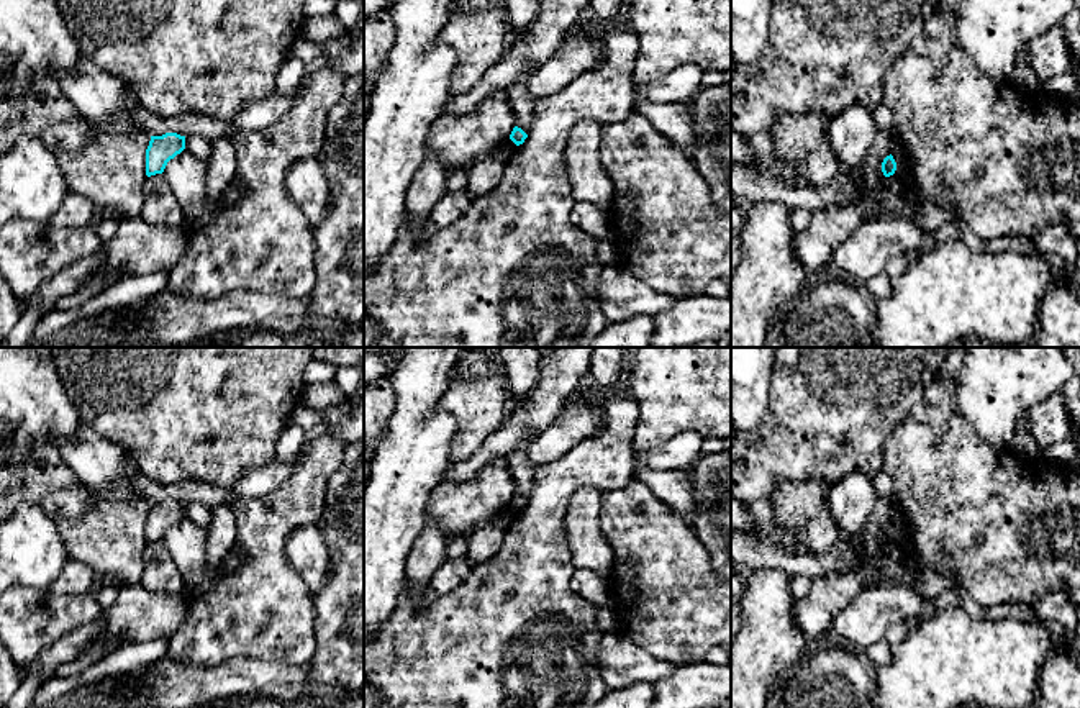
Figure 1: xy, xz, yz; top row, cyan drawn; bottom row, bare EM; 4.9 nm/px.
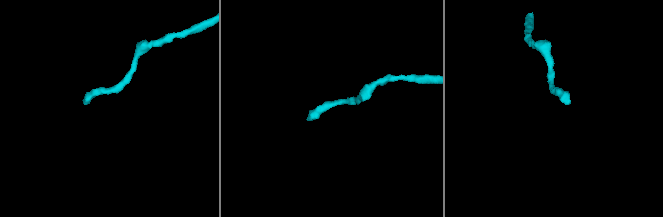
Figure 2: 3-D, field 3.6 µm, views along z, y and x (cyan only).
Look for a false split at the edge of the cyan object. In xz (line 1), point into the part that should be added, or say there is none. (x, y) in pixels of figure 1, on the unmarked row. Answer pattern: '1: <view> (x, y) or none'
1: none

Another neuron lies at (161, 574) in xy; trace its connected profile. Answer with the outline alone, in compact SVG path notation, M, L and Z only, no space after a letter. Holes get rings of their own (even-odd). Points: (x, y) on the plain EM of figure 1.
M164 541L146 546L144 572L139 583L151 592L164 595L179 593L185 587L185 580L179 574Z

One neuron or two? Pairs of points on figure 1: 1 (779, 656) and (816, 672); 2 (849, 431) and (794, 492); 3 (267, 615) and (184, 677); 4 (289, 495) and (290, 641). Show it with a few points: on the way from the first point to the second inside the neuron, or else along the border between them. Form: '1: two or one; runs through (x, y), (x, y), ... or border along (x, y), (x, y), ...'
1: two; border along (815, 644), (771, 690)
2: two; border along (831, 484), (815, 479), (787, 479), (771, 494)
3: two; border along (169, 653), (195, 666), (217, 666), (236, 658)
4: one; runs through (272, 531), (272, 605)

